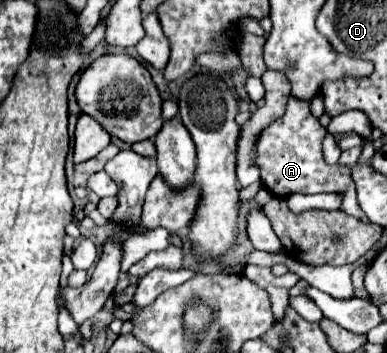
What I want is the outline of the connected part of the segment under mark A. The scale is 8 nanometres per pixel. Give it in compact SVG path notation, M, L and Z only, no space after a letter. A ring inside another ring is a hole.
M290 97L286 113L272 121L254 143L254 165L260 167L260 179L274 197L290 197L294 193L338 193L342 195L342 207L346 215L358 217L370 223L356 201L356 187L352 177L340 165L328 165L322 157L322 141L326 129L310 113L310 105L294 101Z

